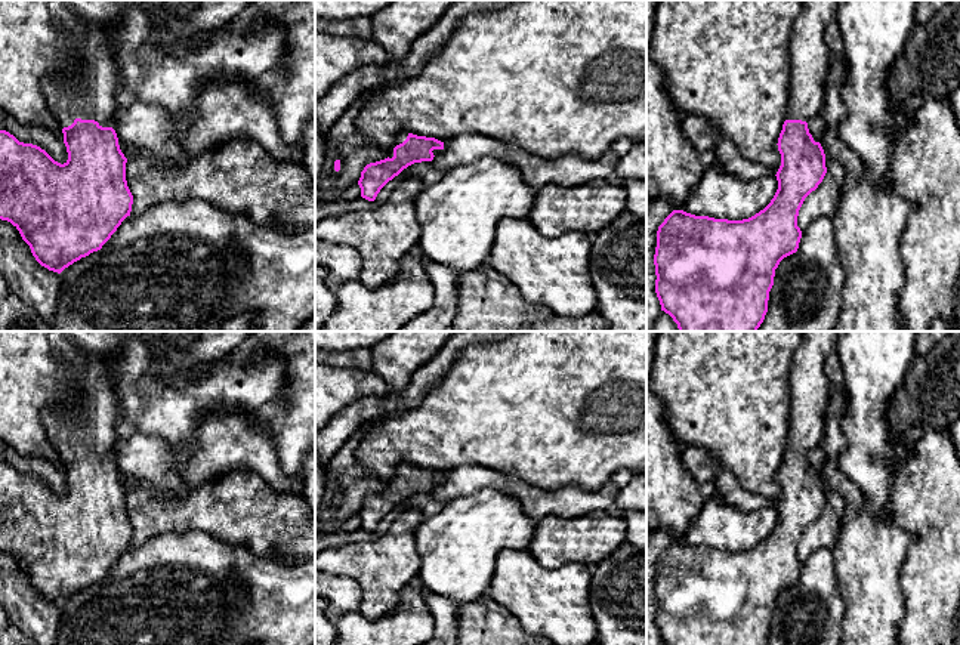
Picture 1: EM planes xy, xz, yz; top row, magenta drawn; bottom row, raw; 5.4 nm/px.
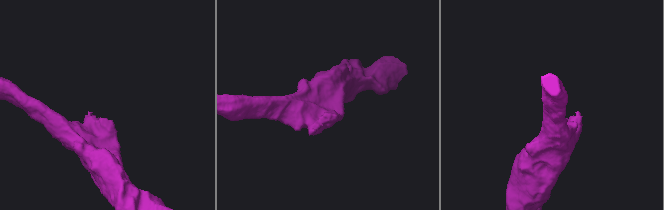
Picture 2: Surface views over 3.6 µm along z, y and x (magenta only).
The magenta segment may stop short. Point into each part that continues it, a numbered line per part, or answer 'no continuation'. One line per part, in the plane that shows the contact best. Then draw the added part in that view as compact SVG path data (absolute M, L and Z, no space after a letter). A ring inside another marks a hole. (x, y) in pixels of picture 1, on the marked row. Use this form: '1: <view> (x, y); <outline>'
1: xy (92, 96); M62 0L49 1L50 21L59 31L81 37L81 75L68 83L43 81L43 93L56 123L64 129L75 118L112 127L117 111L118 74L111 55L111 38L99 25L89 25Z

